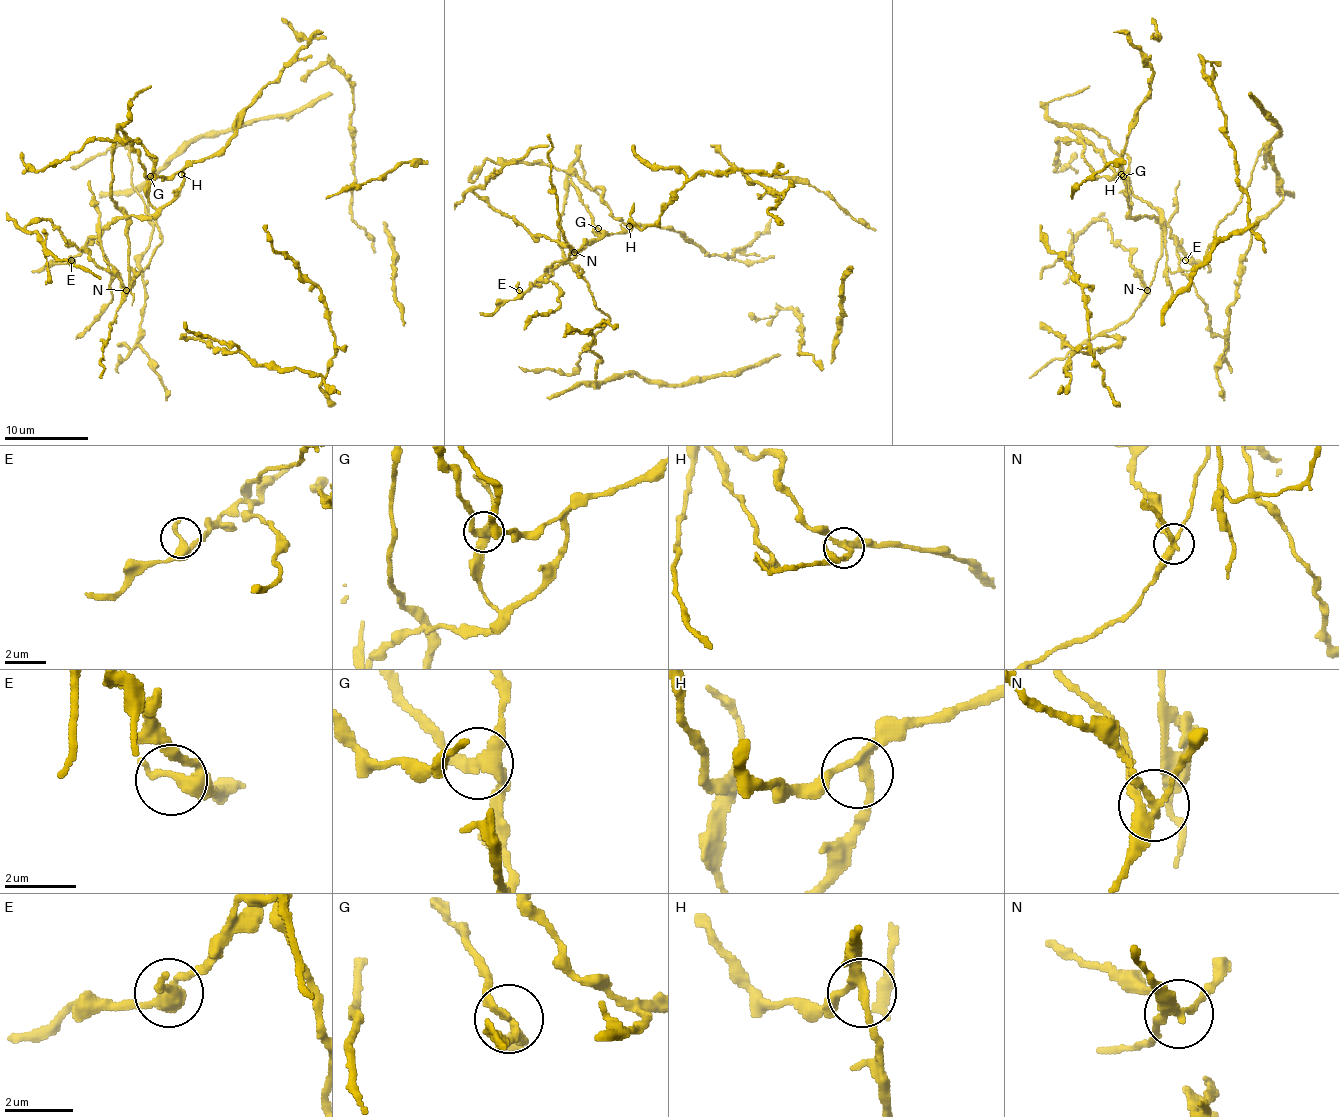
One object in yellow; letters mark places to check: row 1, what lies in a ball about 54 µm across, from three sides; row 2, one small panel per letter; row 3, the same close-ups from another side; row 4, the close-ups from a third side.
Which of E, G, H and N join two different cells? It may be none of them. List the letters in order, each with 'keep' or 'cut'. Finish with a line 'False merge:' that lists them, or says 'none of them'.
E: keep
G: cut
H: keep
N: cut
False merge: G, N

